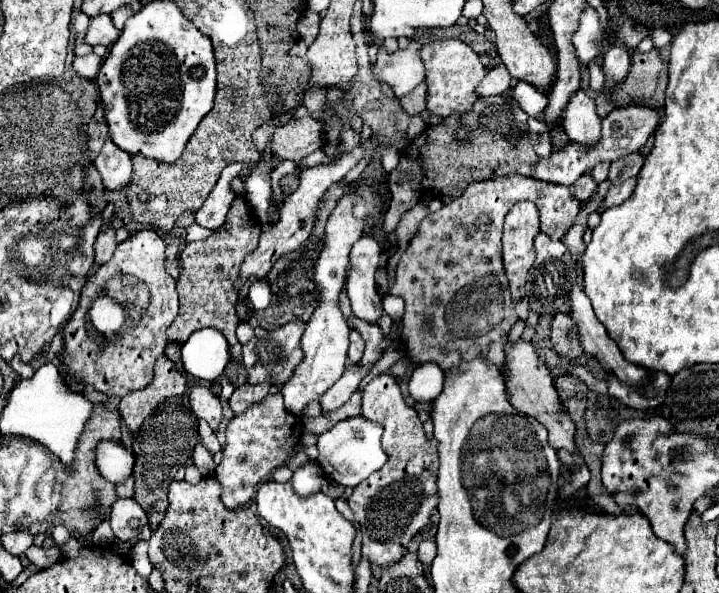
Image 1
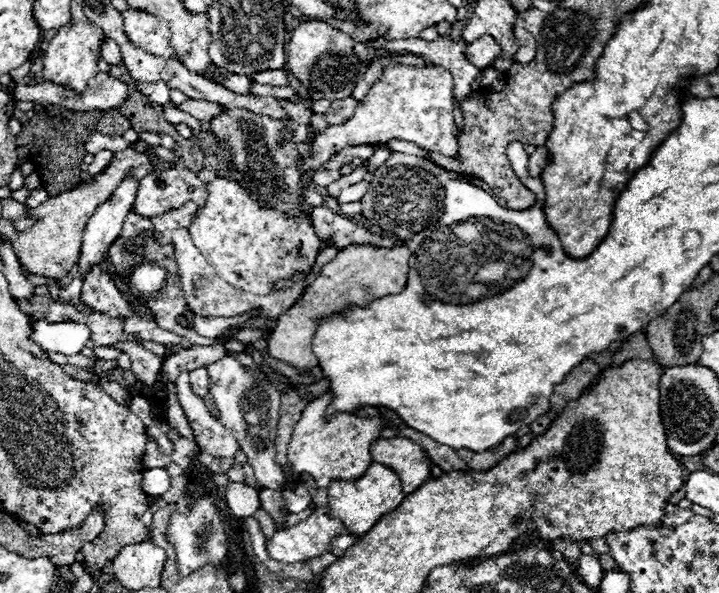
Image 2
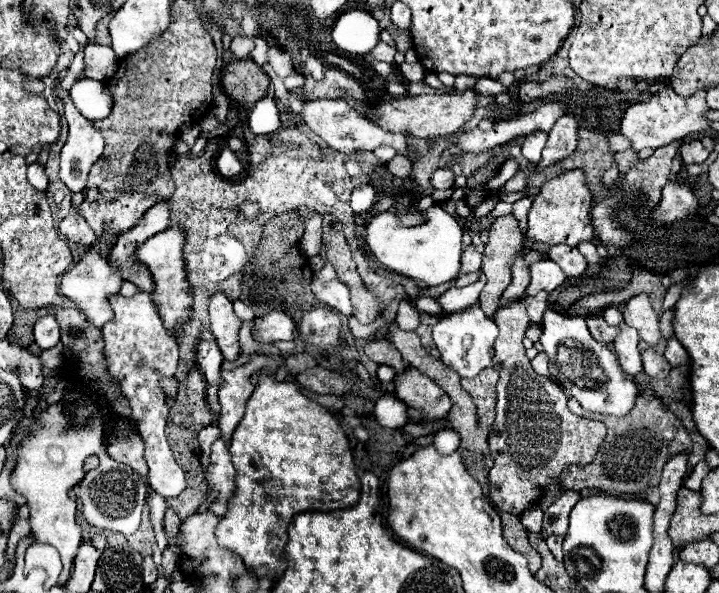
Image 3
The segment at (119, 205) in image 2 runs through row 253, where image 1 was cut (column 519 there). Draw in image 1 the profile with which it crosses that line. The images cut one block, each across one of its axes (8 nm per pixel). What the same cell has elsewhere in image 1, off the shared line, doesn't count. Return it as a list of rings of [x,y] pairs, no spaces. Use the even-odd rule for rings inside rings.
[[[518,82],[518,84],[514,86],[514,90],[512,90],[512,96],[514,96],[514,100],[520,104],[520,108],[522,108],[528,116],[532,116],[532,118],[540,116],[542,110],[546,108],[546,104],[548,104],[546,94],[538,92],[538,90],[532,88],[532,84],[528,84],[528,82]]]

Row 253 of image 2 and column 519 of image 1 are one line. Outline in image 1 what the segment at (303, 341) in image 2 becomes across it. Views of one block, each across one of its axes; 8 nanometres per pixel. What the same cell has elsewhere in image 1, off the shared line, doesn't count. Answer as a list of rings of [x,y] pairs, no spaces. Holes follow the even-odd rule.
[[[518,340],[516,344],[506,344],[506,388],[512,400],[512,406],[528,416],[534,416],[546,430],[548,430],[548,442],[554,450],[558,448],[566,448],[566,450],[574,450],[574,424],[570,420],[570,416],[562,410],[562,406],[558,404],[558,392],[554,388],[554,380],[546,368],[546,364],[540,360],[540,356],[536,354],[534,346],[530,342]],[[558,410],[562,410],[562,414],[558,414]]]

